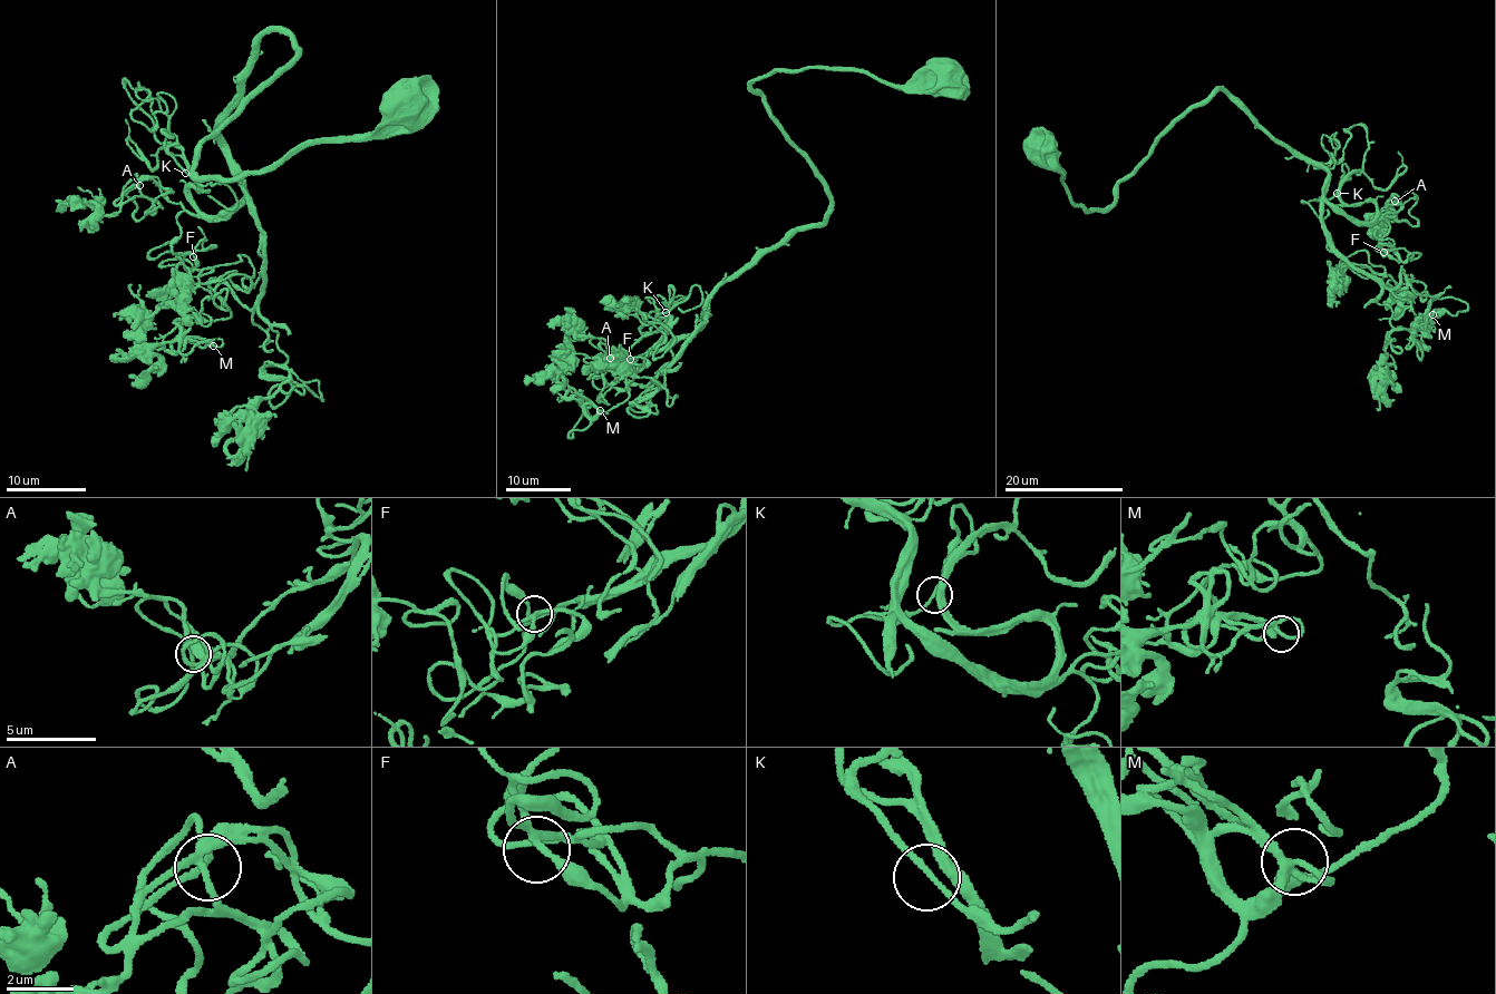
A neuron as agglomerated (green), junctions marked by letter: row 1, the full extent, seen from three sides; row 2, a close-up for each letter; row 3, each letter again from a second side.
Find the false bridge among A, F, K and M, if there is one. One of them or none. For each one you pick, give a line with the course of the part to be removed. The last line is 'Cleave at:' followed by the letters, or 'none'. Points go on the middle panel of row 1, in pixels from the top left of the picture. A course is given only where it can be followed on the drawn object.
Cleave at: none

